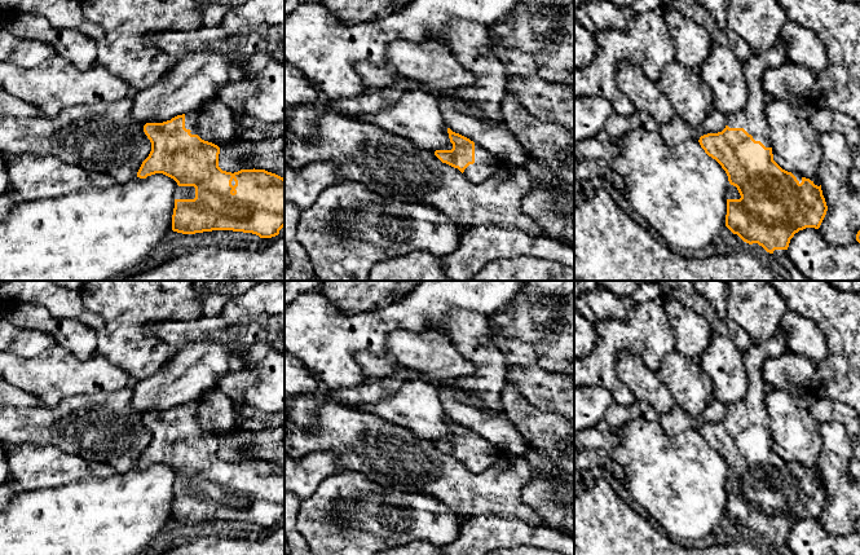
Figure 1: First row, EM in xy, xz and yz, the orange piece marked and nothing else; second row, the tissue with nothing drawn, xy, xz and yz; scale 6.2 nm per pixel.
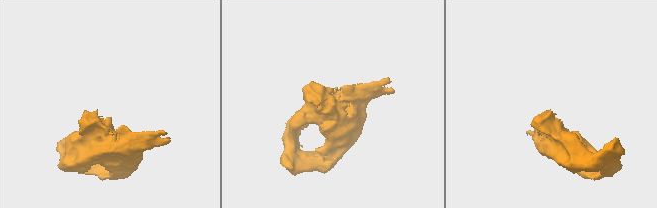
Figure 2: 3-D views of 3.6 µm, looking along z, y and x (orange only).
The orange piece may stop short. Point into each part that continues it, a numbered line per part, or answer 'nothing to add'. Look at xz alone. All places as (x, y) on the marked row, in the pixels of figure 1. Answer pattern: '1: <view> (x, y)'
1: xz (485, 164)

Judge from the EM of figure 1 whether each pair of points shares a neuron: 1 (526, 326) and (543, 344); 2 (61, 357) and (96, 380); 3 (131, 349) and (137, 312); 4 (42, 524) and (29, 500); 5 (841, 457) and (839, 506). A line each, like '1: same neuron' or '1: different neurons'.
1: same neuron
2: same neuron
3: same neuron
4: same neuron
5: same neuron

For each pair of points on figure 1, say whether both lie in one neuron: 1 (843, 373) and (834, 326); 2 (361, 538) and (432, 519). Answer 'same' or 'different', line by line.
1: same
2: same

